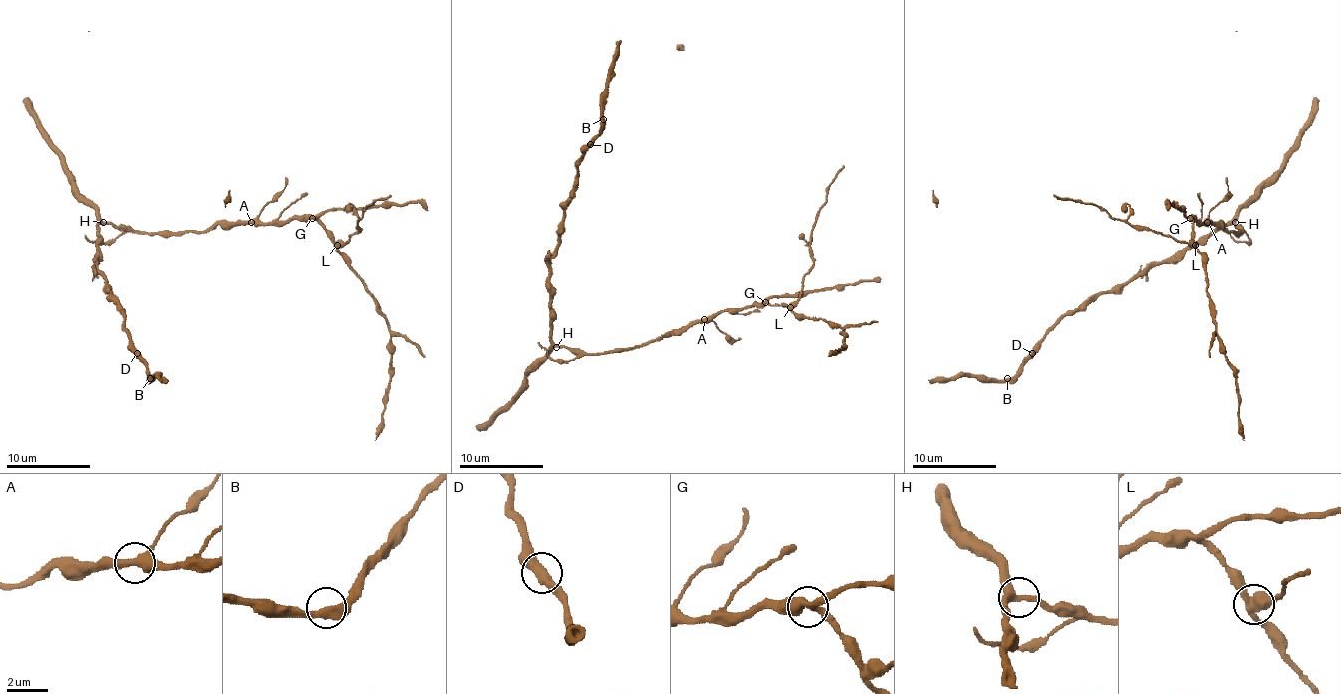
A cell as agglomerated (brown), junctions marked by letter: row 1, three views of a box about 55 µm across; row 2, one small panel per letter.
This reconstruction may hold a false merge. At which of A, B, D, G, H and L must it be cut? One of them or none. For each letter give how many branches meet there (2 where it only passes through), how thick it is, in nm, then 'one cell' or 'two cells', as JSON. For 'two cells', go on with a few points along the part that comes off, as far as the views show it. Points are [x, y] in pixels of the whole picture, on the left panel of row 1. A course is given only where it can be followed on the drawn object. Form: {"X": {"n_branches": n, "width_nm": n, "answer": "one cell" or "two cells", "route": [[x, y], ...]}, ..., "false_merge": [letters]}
{"A": {"n_branches": 3, "width_nm": 380, "answer": "one cell"}, "B": {"n_branches": 3, "width_nm": 360, "answer": "one cell"}, "D": {"n_branches": 2, "width_nm": 440, "answer": "one cell"}, "G": {"n_branches": 3, "width_nm": 380, "answer": "one cell"}, "H": {"n_branches": 3, "width_nm": 340, "answer": "one cell"}, "L": {"n_branches": 3, "width_nm": 400, "answer": "two cells", "route": [[337, 246], [348, 241], [350, 235], [361, 229], [356, 224], [371, 203], [390, 195]]}, "false_merge": ["L"]}

